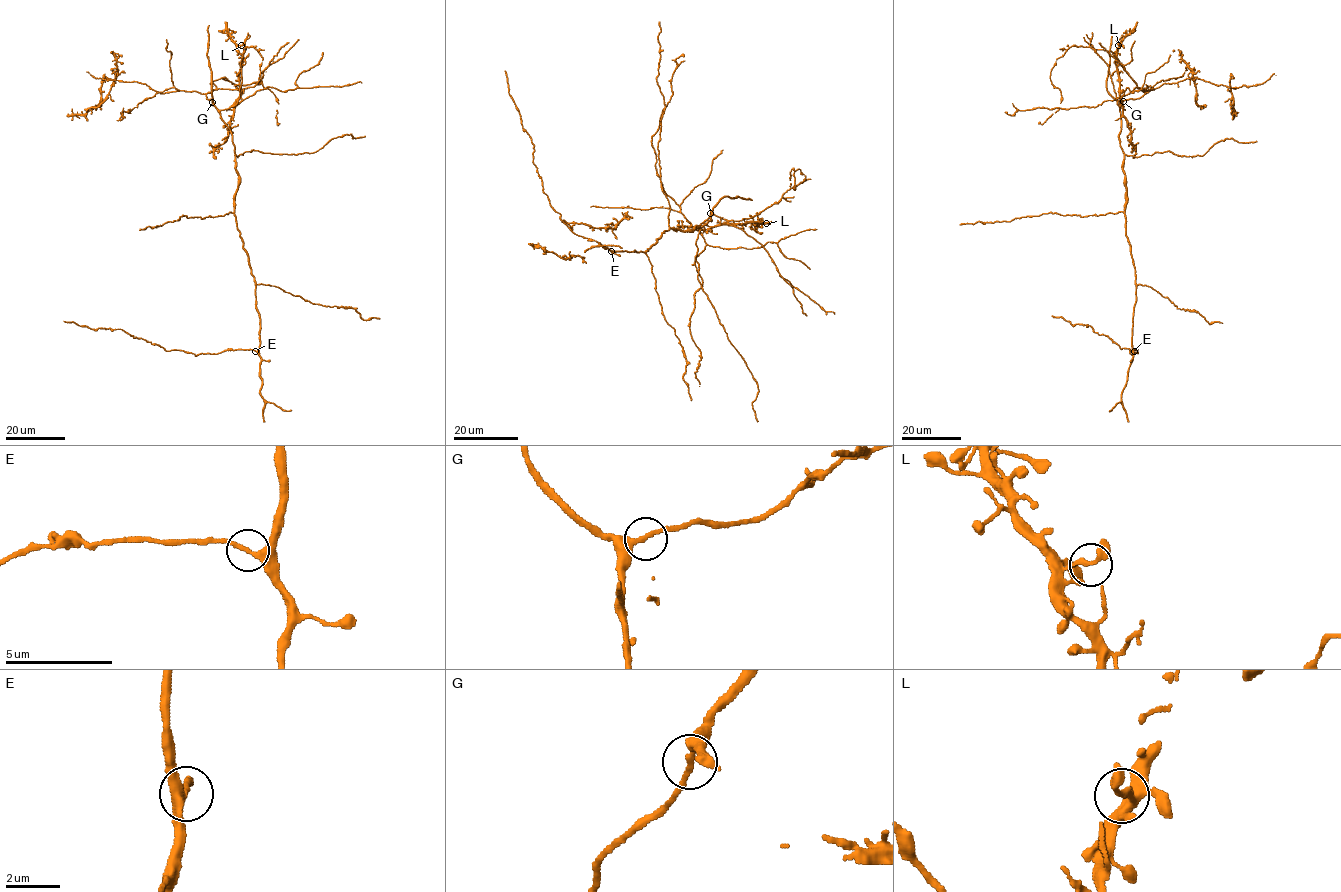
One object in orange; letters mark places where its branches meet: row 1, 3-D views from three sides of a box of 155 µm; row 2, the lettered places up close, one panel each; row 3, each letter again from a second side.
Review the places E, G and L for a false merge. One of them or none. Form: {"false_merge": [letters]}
{"false_merge": []}

